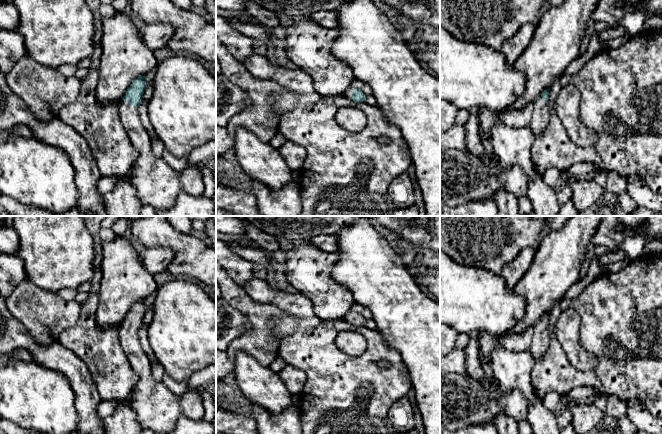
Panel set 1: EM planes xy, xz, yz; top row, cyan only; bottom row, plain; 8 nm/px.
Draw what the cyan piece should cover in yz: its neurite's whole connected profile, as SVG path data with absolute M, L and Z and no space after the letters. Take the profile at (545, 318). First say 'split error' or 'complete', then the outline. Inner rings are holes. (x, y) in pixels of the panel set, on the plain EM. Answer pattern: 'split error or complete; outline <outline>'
split error; outline M545 313L542 319L534 326L532 343L529 351L534 356L535 360L541 359L549 348L549 333L547 326L549 314L550 313Z

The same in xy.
split error; outline M145 300L133 304L119 327L120 344L132 368L139 375L139 380L130 393L133 398L131 408L136 413L137 421L142 430L151 430L156 434L169 433L175 428L178 419L182 416L193 420L203 419L205 412L203 398L199 389L188 389L183 395L175 395L162 382L158 382L153 378L151 362L142 349L138 336L146 310Z

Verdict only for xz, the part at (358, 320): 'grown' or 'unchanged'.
grown

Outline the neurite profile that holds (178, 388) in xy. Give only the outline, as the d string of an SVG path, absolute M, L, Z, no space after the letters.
M167 373L164 374L162 383L175 395L183 395L188 390L188 382L178 382L170 377Z

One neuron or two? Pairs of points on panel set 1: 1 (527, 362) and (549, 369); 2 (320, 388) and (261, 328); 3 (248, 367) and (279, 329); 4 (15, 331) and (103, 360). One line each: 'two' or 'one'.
1: two
2: two
3: two
4: two

